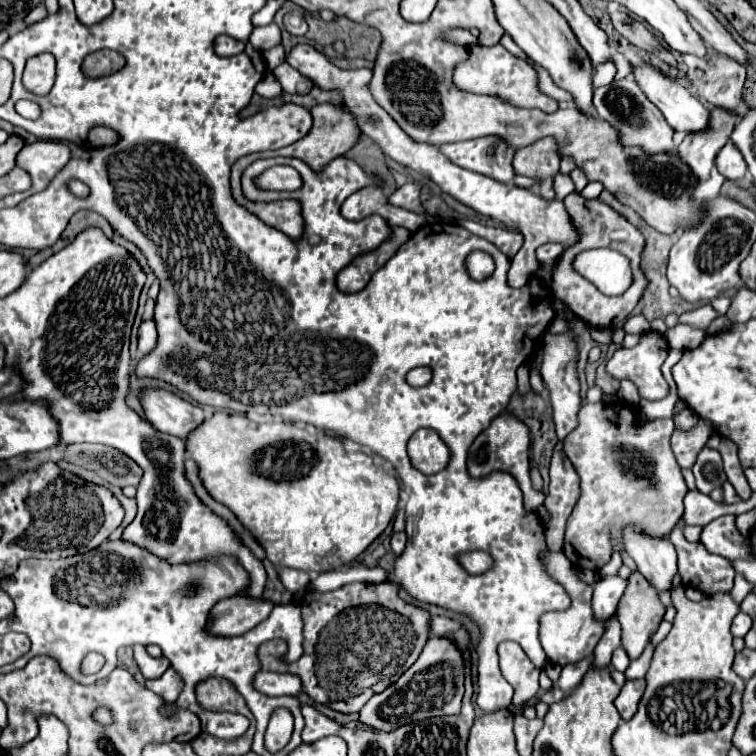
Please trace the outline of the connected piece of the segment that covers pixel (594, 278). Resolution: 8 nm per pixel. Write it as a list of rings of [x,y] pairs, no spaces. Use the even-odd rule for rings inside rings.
[[[614,249],[582,251],[574,257],[574,269],[608,295],[620,295],[630,285],[630,261]]]

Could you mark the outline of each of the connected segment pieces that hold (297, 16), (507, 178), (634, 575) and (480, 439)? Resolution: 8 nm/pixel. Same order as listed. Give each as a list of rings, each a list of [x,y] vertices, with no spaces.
[[[294,9],[294,11],[284,15],[284,27],[290,35],[304,35],[308,31],[308,25],[306,25],[300,9]]]
[[[480,137],[472,141],[448,143],[442,145],[440,151],[458,167],[476,171],[500,183],[514,181],[514,169],[512,169],[514,149],[498,137]]]
[[[632,571],[628,577],[628,587],[626,587],[626,591],[618,603],[618,609],[616,609],[616,617],[618,617],[620,627],[622,627],[622,647],[626,649],[630,659],[640,657],[640,653],[648,645],[650,637],[658,629],[660,621],[664,619],[664,611],[666,609],[658,599],[658,591],[654,591],[654,587],[650,587],[648,579],[640,571]]]
[[[500,415],[496,417],[490,427],[486,431],[482,431],[482,435],[476,437],[476,441],[470,445],[468,449],[468,473],[470,477],[486,477],[494,471],[504,471],[504,473],[510,473],[516,481],[518,481],[518,487],[522,489],[523,504],[526,509],[536,509],[542,505],[544,501],[544,493],[542,491],[536,491],[532,487],[532,481],[530,481],[530,475],[528,475],[528,469],[530,469],[530,457],[528,457],[528,447],[530,447],[530,435],[528,435],[528,427],[524,423],[520,423],[516,417],[512,415]]]

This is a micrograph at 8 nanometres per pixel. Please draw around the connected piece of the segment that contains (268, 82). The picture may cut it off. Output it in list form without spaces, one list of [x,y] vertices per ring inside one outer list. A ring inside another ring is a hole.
[[[266,73],[264,79],[256,87],[256,93],[264,95],[264,97],[278,97],[282,93],[282,87],[280,87],[280,83],[276,81],[276,77],[272,73]]]

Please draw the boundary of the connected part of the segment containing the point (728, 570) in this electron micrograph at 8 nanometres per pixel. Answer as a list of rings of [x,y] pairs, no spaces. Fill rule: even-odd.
[[[680,519],[670,533],[670,539],[678,551],[678,573],[686,587],[694,587],[706,595],[730,591],[734,581],[732,563],[720,555],[710,555],[702,543],[690,543],[684,539],[684,519]]]

